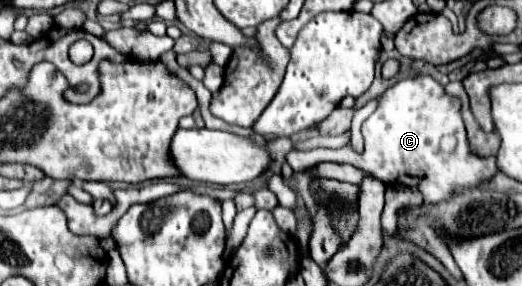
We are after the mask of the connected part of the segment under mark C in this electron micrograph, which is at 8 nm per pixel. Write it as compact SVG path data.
M430 75L408 77L388 87L378 109L364 121L362 135L366 149L361 154L355 153L349 146L340 149L292 149L286 159L294 173L308 173L322 161L360 165L386 185L396 181L410 189L418 189L424 203L450 201L458 195L458 191L478 189L482 183L490 183L498 173L496 155L482 157L470 147L462 121L460 99L448 95Z

